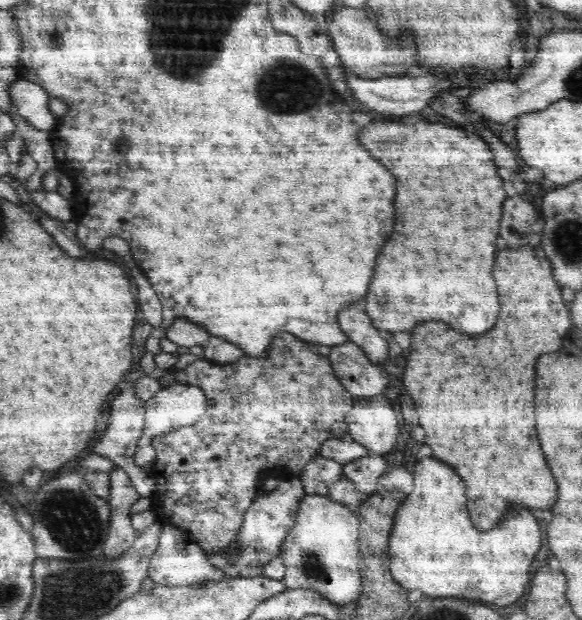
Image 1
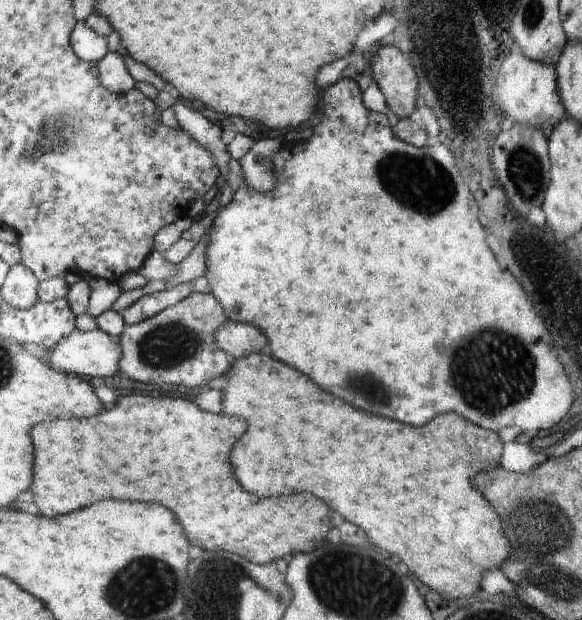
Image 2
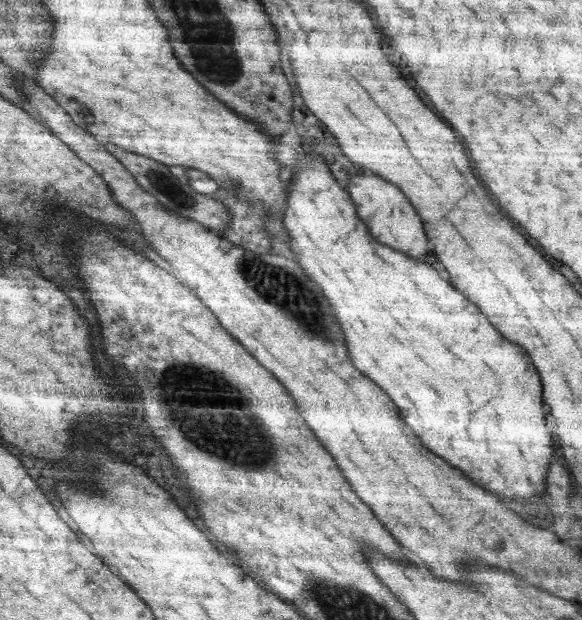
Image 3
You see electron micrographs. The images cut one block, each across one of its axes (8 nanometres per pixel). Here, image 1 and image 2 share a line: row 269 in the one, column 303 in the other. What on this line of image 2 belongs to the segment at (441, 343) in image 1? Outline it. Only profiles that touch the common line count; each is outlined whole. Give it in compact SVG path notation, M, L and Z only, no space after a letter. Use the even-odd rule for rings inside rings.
M120 396L116 400L116 406L110 410L100 412L96 418L82 418L82 420L52 420L50 428L48 422L36 424L32 426L32 442L36 442L36 482L32 482L32 494L34 494L34 502L38 506L38 512L42 516L54 518L58 514L66 514L72 512L76 508L84 508L88 504L92 504L92 500L102 500L102 498L120 498L120 500L140 500L140 502L158 502L162 506L166 506L180 522L180 526L184 528L184 534L188 538L188 542L192 546L204 548L204 550L228 550L228 552L236 552L242 558L250 560L250 562L258 562L258 564L266 564L266 562L274 562L286 554L292 552L315 552L320 546L328 544L326 532L330 530L330 516L328 516L328 508L324 502L320 502L316 496L312 494L292 494L292 496L278 496L278 498L258 498L254 494L248 494L246 490L242 490L242 486L236 482L232 470L230 470L230 462L228 462L228 452L232 448L232 444L236 442L236 438L240 438L240 434L244 434L246 430L246 422L240 418L228 418L222 414L210 414L204 410L198 410L198 406L192 406L192 402L184 400L184 398L154 398L154 396Z

